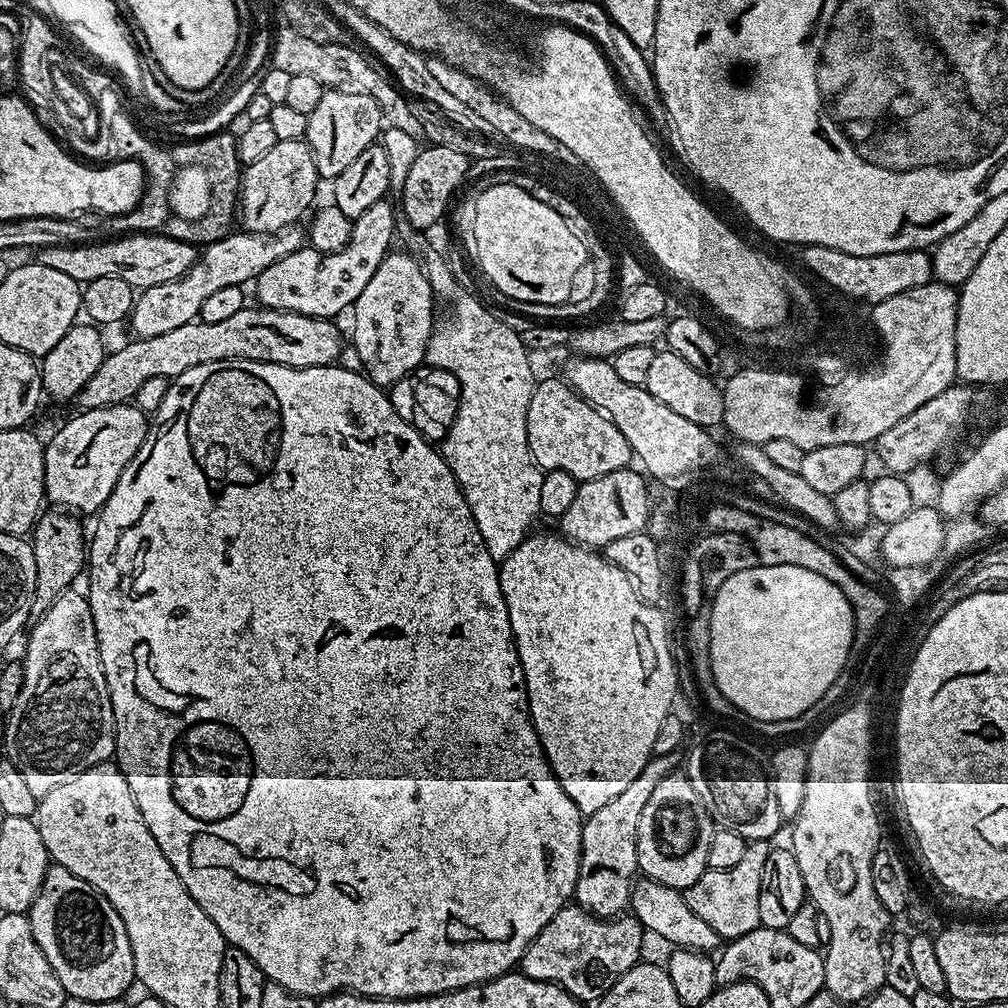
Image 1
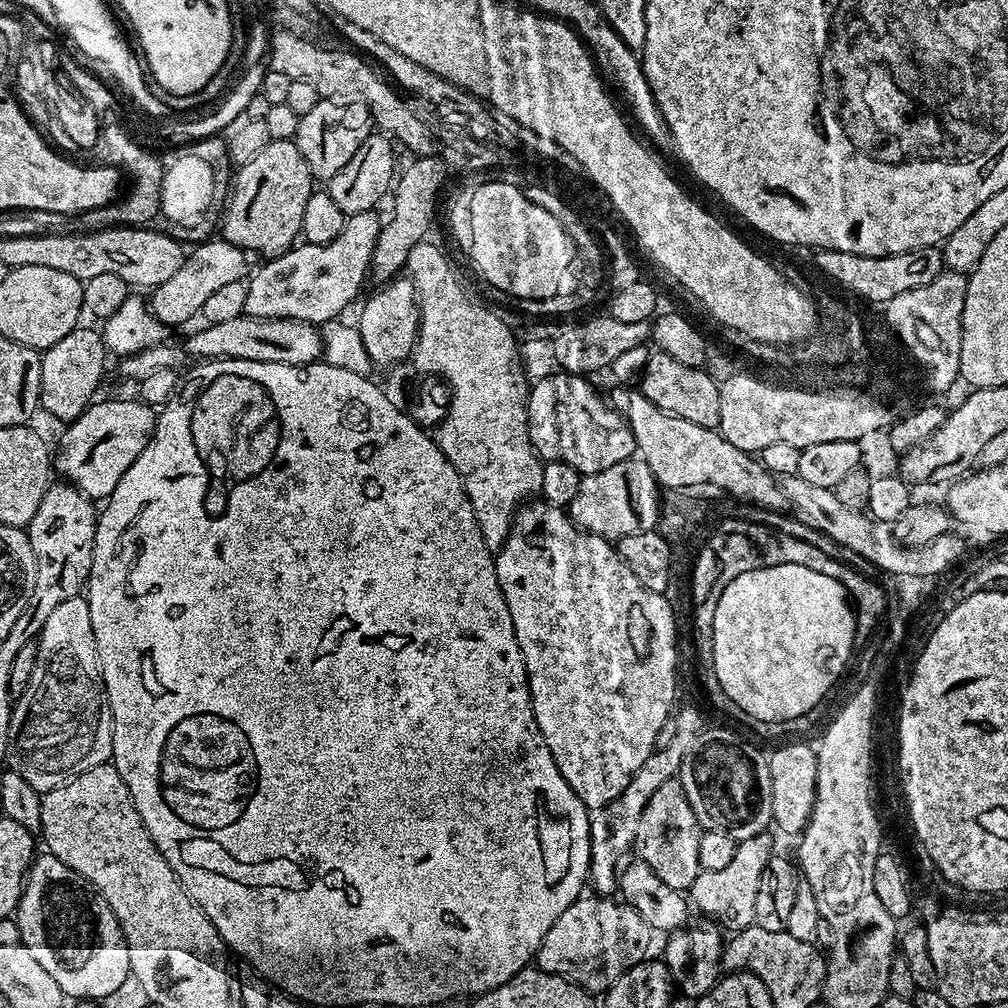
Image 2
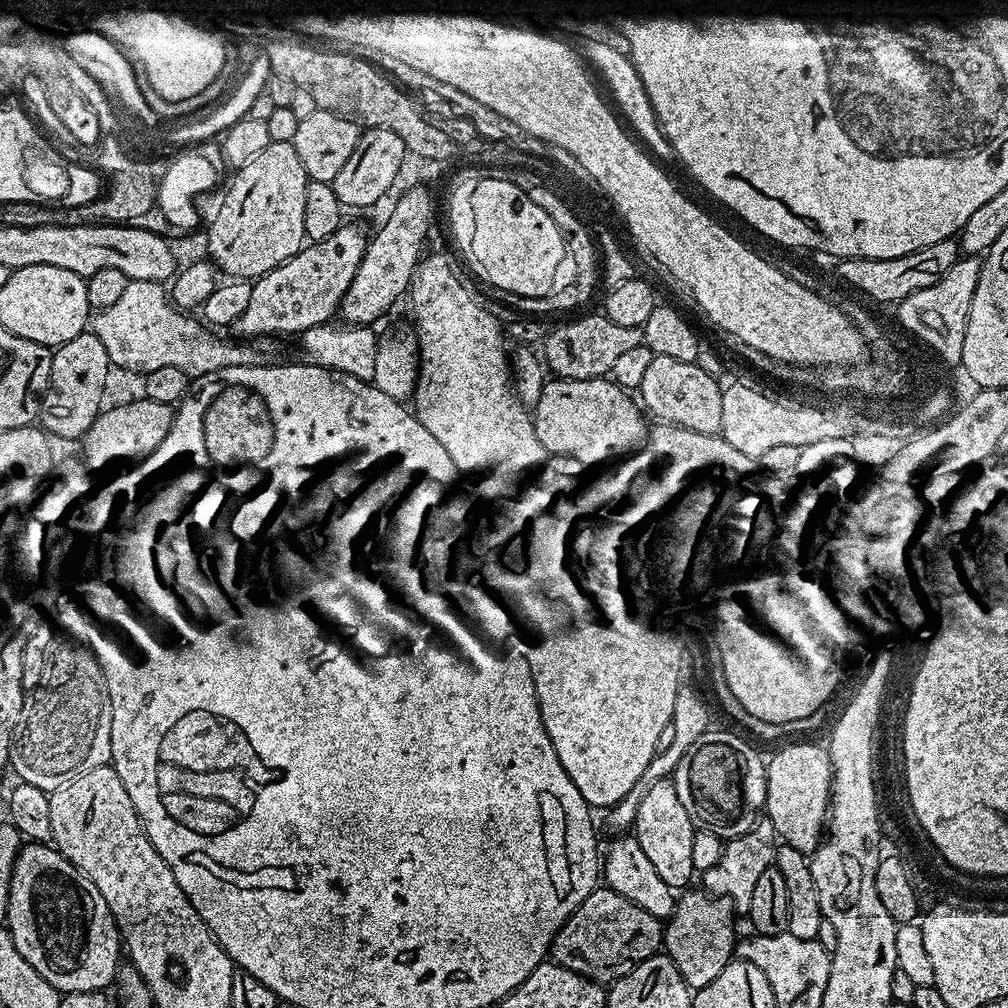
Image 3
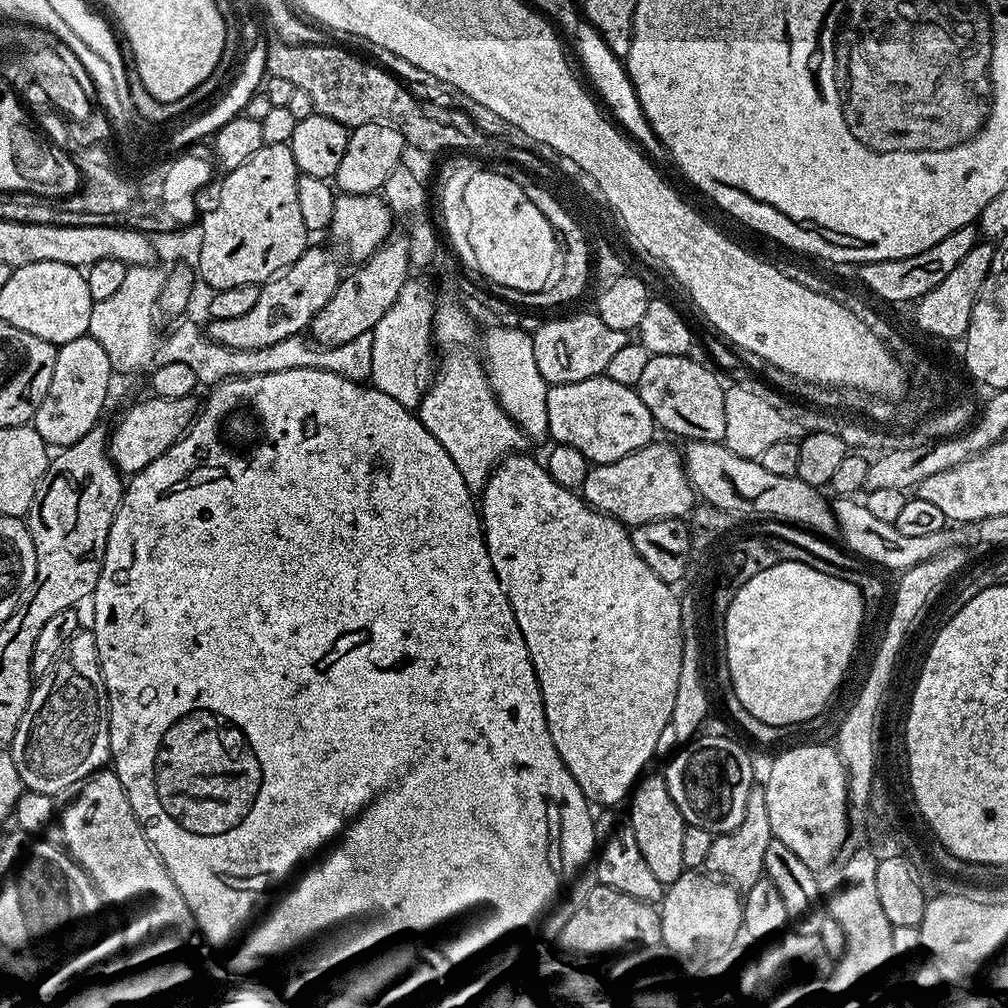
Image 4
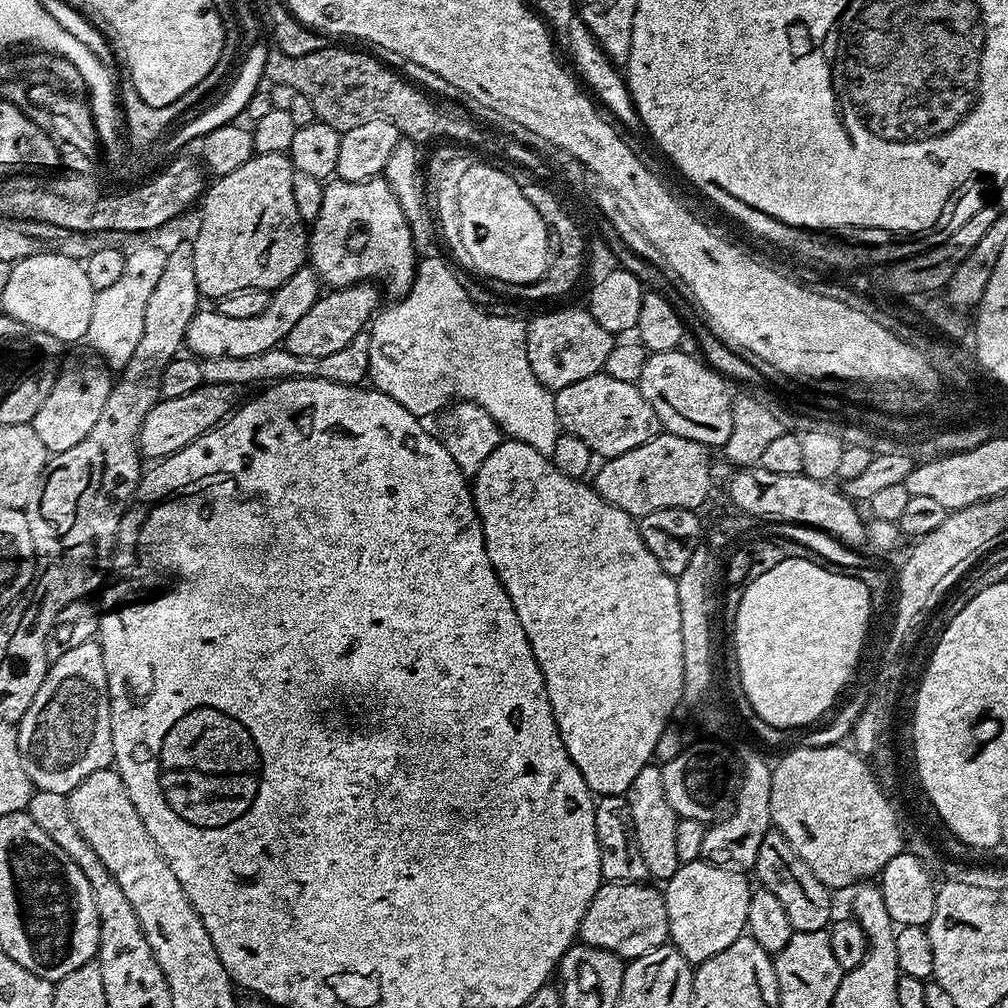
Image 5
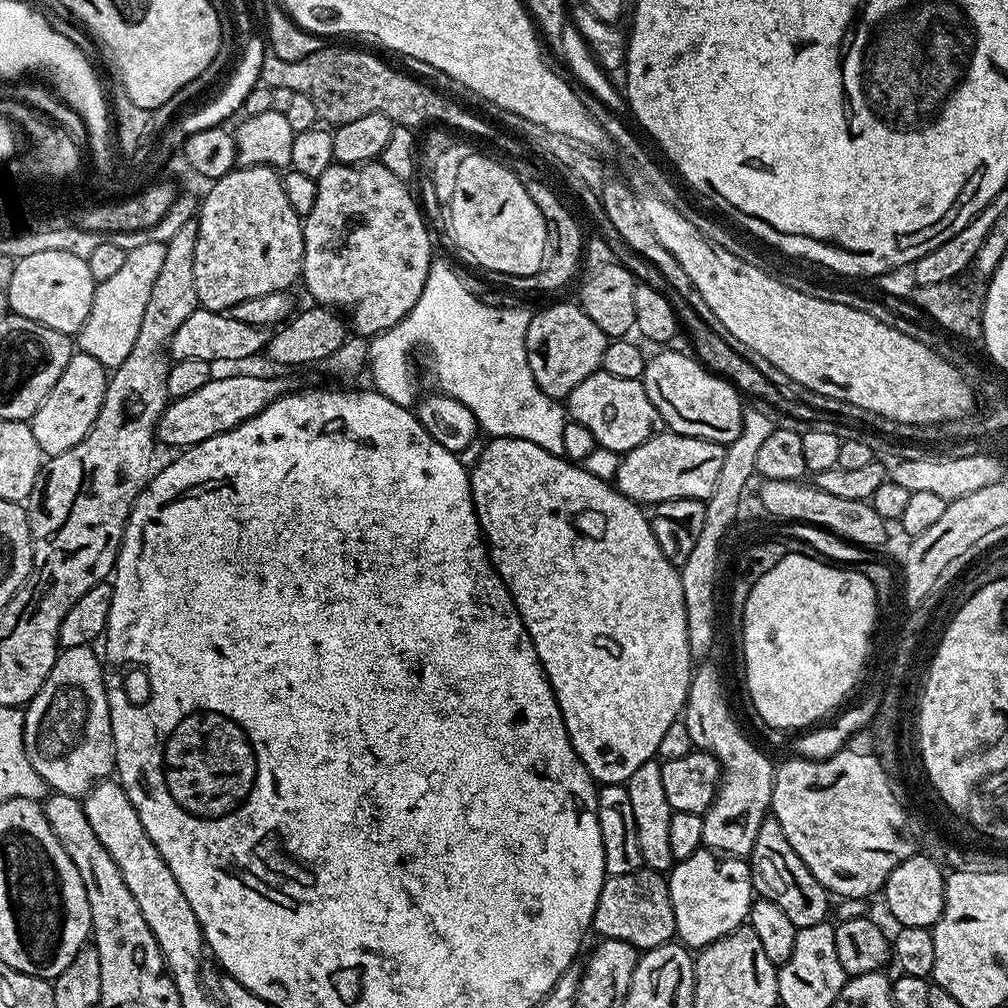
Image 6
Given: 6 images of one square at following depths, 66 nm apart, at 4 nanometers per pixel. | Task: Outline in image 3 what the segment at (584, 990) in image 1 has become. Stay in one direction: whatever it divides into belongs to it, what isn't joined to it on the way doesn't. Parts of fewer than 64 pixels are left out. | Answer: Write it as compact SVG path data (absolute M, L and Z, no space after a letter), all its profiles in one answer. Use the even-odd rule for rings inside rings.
M598 886L570 914L570 918L552 939L550 956L562 968L569 968L597 982L615 982L646 958L661 951L664 939L662 922L654 914L634 906L613 888Z

